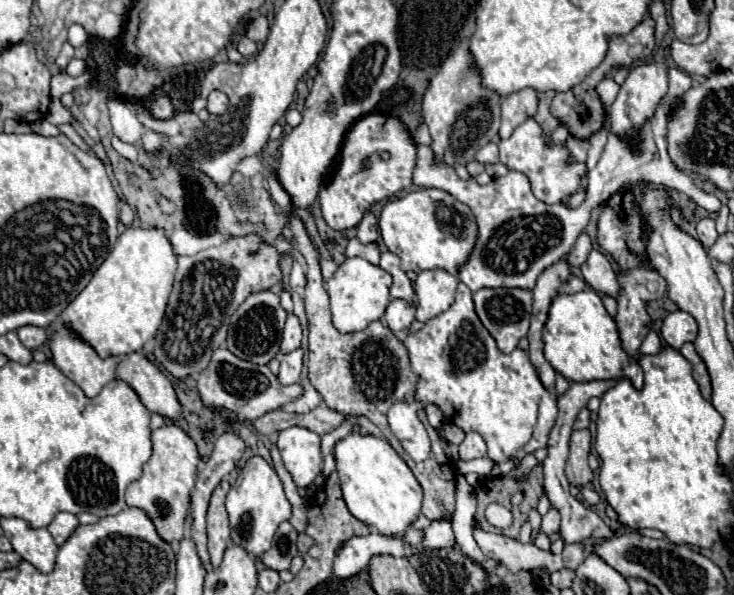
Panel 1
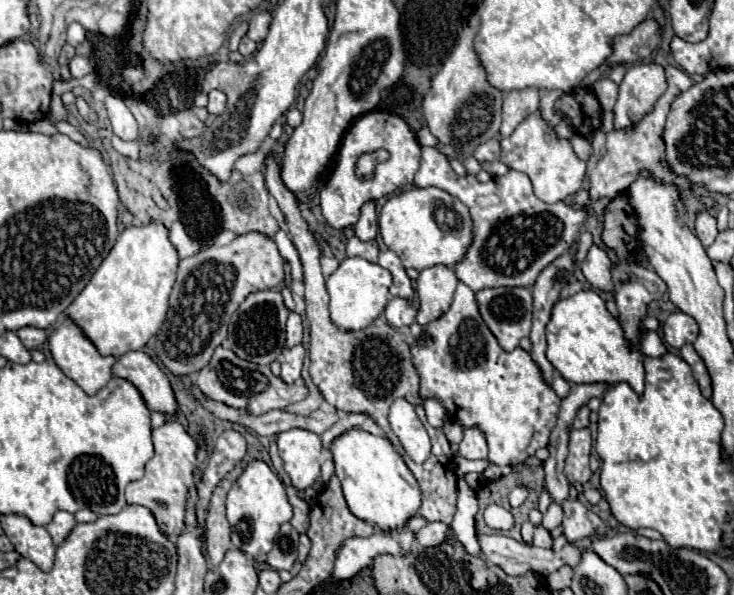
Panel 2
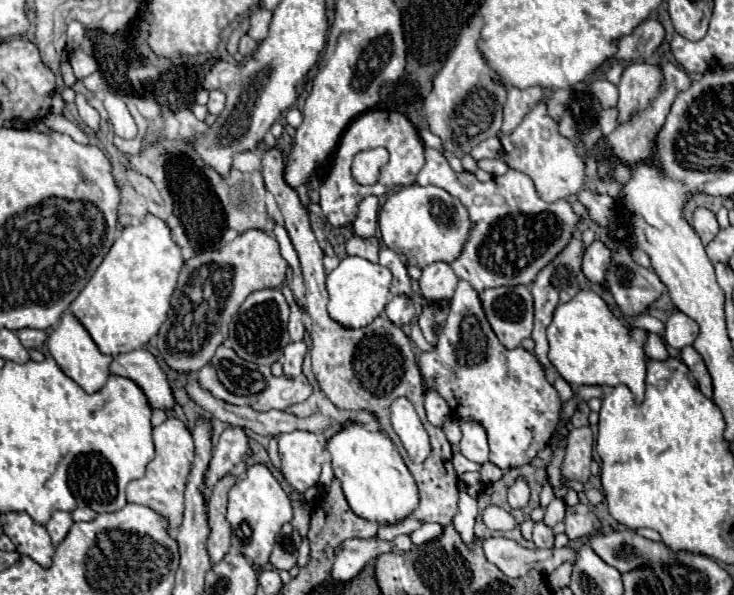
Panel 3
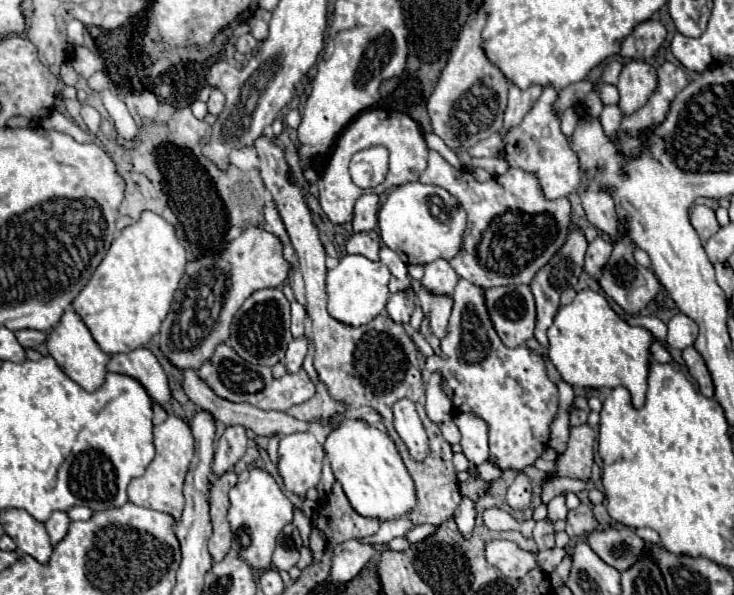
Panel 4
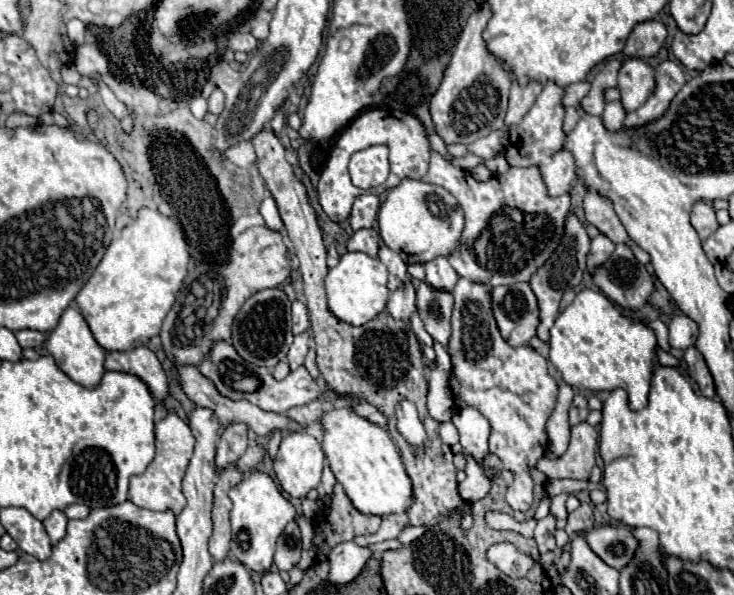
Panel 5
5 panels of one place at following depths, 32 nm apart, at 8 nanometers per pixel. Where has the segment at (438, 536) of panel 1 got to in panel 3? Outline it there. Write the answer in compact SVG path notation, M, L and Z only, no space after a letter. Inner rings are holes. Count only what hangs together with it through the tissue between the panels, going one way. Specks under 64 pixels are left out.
M422 524L418 530L410 532L410 538L414 544L424 544L424 542L430 542L434 538L438 538L442 532L442 526L440 524Z

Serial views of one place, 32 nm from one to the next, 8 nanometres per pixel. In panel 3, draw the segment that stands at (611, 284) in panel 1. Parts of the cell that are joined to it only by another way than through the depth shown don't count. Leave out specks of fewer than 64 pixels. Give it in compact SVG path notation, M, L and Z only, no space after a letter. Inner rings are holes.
M594 240L584 252L582 270L584 270L586 278L596 284L602 284L608 264L610 264L610 248L604 242Z

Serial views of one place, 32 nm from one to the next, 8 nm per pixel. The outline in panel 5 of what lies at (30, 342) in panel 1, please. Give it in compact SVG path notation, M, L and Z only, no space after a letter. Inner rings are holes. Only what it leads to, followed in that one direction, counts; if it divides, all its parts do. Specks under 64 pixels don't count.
M18 330L14 334L16 334L16 340L22 348L36 348L46 340L46 336L38 330Z

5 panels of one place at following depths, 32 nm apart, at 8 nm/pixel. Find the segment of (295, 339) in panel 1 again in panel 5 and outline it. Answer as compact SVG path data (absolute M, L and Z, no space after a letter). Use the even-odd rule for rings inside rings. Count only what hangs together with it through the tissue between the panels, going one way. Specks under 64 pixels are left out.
M296 300L296 302L292 304L292 322L294 322L294 326L292 326L292 332L294 332L294 334L300 334L300 332L304 332L304 330L310 326L308 308L306 308L306 304L300 302L300 300Z

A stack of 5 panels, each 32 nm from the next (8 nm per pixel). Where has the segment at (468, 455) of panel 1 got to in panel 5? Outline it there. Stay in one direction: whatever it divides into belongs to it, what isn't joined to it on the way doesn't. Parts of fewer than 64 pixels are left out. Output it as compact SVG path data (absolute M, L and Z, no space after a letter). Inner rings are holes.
M468 406L460 408L452 422L460 432L460 444L464 452L468 452L474 460L480 460L488 452L488 436L492 428L488 418L480 410Z

